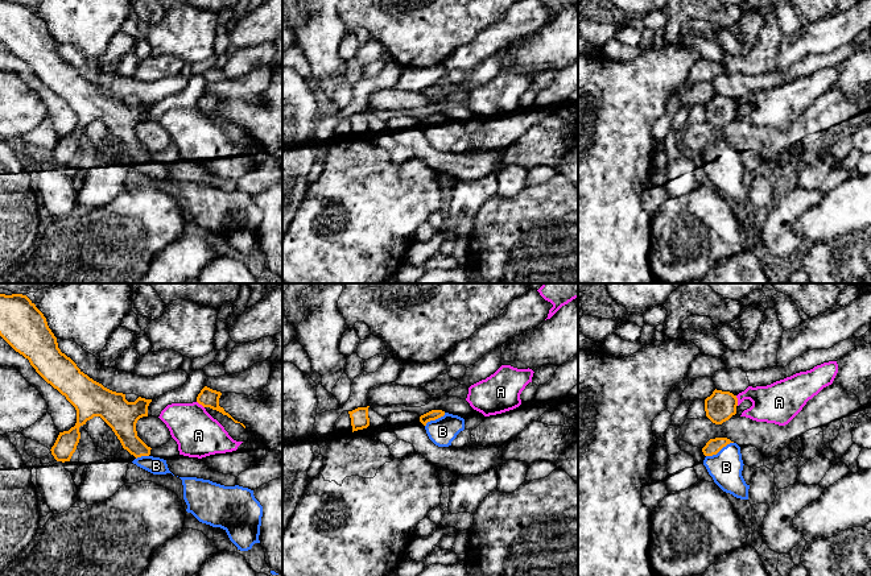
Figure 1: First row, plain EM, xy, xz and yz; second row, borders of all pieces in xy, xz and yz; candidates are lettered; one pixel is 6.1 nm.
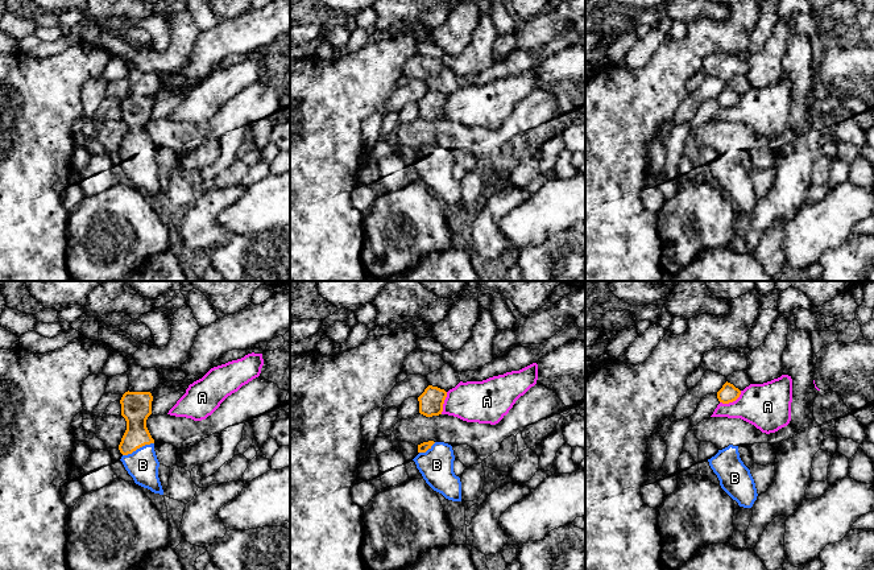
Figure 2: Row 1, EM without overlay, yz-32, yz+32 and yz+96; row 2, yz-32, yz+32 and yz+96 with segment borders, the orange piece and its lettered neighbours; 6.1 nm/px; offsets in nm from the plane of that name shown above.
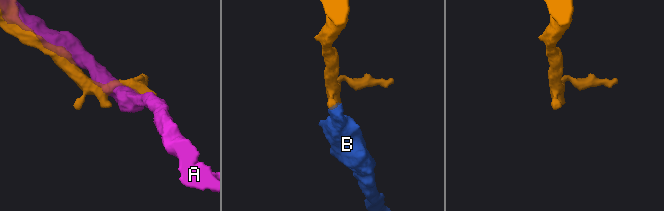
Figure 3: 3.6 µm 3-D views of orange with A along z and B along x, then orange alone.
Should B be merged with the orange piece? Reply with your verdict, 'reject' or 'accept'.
accept

